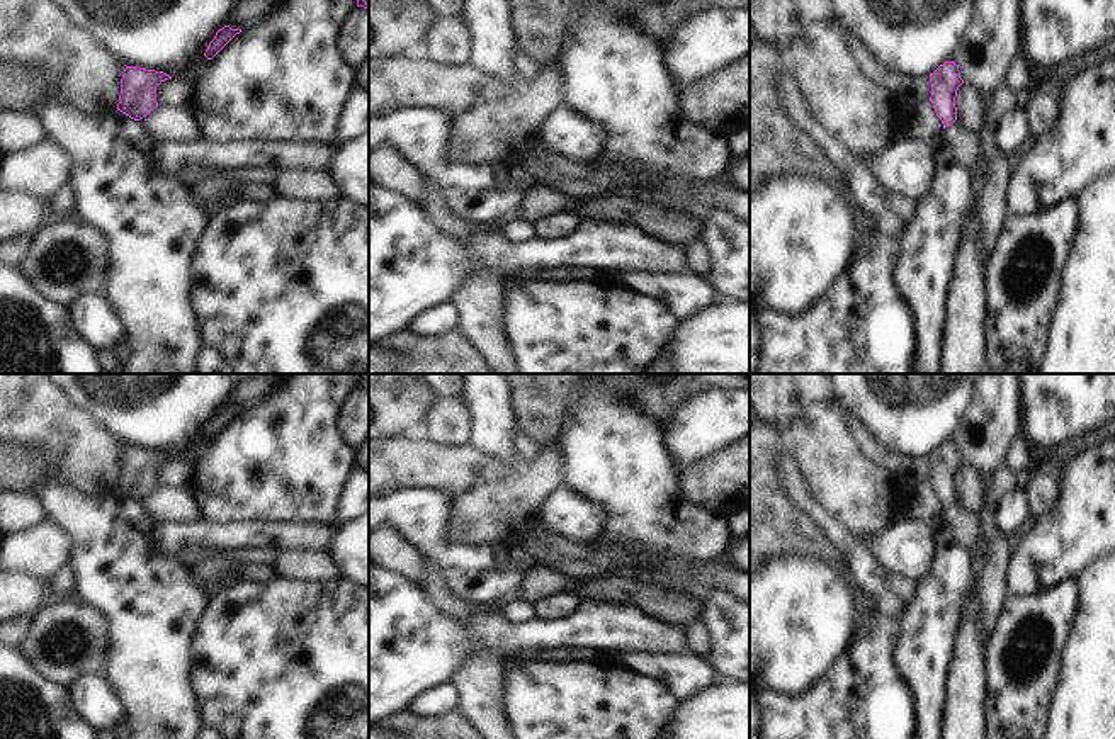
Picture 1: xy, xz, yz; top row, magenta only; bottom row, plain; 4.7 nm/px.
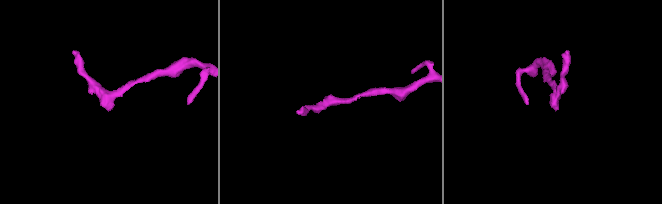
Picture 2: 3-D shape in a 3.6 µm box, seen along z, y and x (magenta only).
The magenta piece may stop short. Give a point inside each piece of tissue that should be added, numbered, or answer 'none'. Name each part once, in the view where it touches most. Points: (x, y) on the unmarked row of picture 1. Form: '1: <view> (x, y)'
1: yz (966, 525)

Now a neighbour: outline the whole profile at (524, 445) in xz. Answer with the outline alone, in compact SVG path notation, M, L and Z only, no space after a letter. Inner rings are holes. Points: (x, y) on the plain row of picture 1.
M517 428L515 433L515 454L532 459L539 454L539 445L522 430Z

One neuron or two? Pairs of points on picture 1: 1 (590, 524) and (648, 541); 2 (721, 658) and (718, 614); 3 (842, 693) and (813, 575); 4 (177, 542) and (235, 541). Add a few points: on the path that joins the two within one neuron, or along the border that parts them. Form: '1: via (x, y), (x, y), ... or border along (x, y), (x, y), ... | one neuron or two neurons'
1: border along (580, 495), (605, 512), (605, 529), (594, 541) | two neurons
2: via (721, 648), (721, 624) | one neuron
3: border along (854, 636), (832, 668), (806, 688) | two neurons
4: via (191, 541), (221, 541) | one neuron

